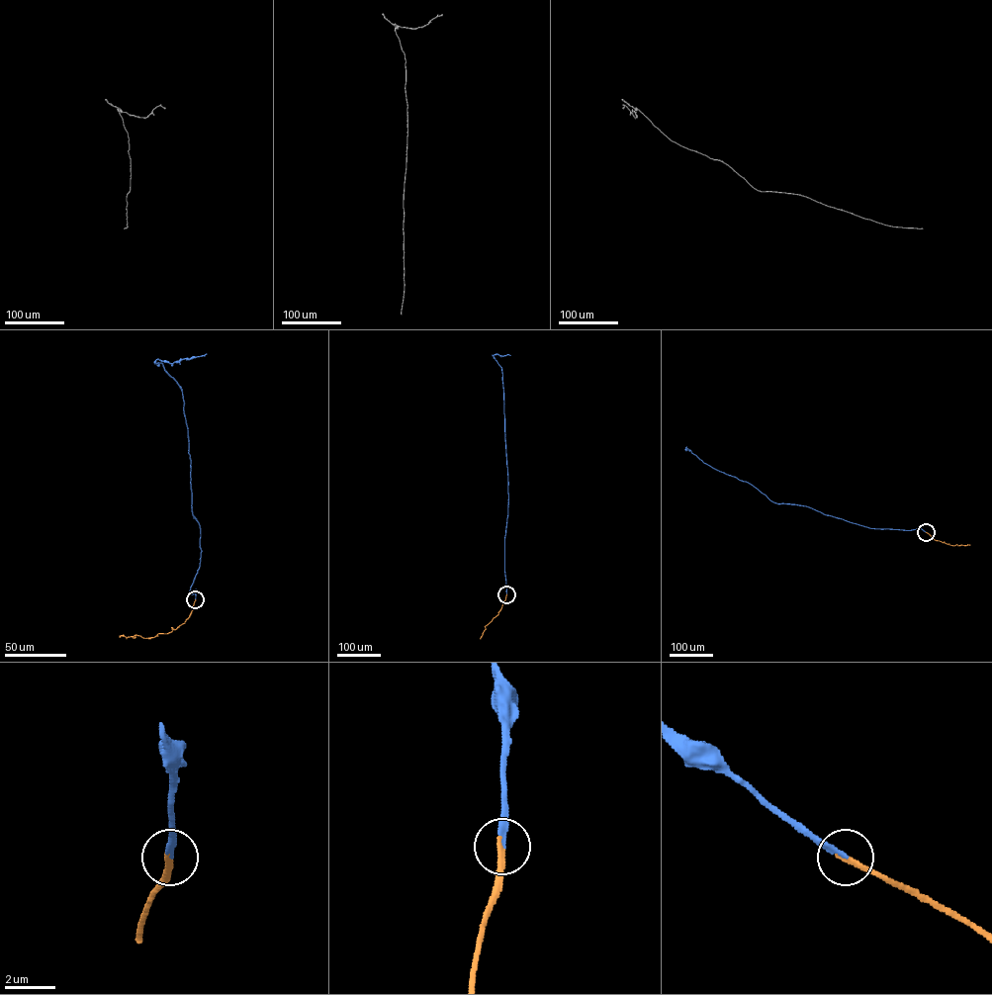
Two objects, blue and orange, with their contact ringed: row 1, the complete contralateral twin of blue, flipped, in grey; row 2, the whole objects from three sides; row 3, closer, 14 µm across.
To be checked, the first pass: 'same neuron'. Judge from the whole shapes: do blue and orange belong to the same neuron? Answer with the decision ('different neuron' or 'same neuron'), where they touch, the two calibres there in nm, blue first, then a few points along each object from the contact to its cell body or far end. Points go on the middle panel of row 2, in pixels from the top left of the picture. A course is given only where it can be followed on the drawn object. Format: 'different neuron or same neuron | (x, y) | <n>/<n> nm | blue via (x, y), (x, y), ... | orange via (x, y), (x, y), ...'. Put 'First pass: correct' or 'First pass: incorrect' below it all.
same neuron | (506, 594) | 200/240 nm | blue via (506, 594), (504, 538), (508, 496), (503, 391), (501, 369), (493, 355), (510, 355) | orange via (506, 594), (498, 614), (485, 626), (480, 639)
First pass: correct

